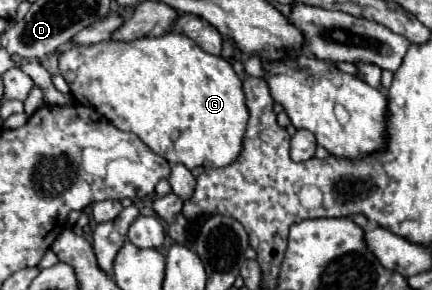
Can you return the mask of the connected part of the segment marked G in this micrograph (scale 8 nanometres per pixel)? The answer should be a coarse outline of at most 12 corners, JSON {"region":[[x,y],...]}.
{"region":[[184,34],[74,44],[58,68],[170,164],[228,166],[232,64]]}

